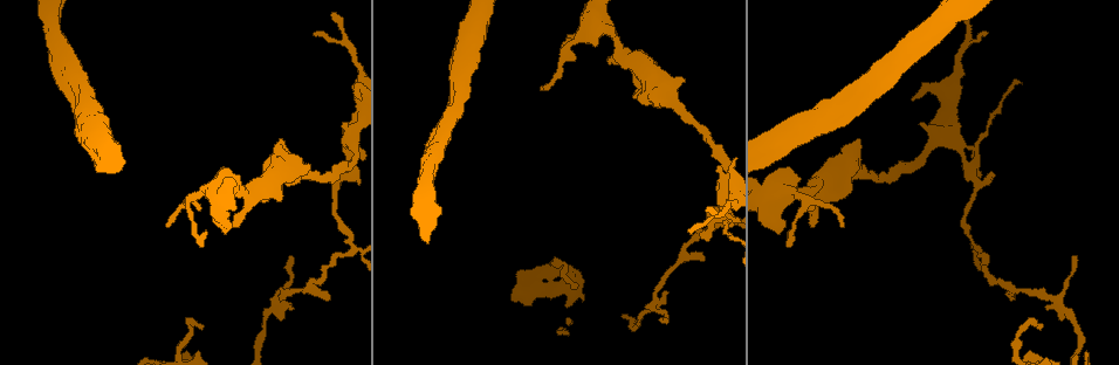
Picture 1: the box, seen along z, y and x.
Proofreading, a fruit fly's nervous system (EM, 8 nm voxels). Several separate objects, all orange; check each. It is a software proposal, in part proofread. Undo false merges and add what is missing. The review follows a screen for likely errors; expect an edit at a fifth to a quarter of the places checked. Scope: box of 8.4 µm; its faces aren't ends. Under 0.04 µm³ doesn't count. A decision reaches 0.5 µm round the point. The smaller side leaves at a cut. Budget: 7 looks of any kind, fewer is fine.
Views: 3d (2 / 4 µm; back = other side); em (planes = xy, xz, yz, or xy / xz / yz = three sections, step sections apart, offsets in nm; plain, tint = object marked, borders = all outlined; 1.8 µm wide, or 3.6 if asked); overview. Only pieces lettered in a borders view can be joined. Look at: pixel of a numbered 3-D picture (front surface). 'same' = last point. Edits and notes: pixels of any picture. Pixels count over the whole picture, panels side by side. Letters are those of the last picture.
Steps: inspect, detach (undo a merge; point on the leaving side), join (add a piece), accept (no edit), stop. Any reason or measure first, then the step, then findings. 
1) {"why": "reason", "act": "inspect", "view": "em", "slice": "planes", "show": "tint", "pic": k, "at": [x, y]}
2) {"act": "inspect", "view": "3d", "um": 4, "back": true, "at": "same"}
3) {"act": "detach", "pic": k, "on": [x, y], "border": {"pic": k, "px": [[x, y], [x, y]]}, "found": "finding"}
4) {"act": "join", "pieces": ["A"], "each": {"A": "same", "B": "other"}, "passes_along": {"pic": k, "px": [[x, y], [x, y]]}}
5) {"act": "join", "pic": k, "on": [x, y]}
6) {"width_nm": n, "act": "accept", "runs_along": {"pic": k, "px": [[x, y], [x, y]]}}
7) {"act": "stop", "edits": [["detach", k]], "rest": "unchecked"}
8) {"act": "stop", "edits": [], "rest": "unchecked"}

{"why": "branch stops here", "act": "inspect", "view": "em", "slice": "yz", "step": 4, "show": "tint", "pic": 1, "at": [858, 138]}

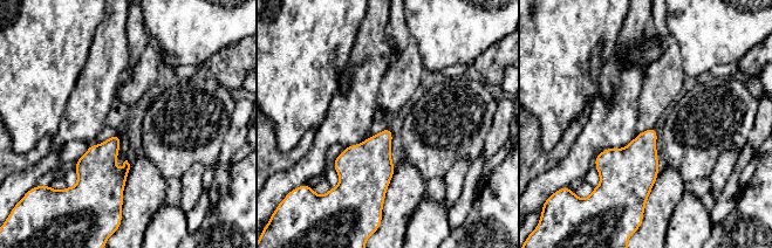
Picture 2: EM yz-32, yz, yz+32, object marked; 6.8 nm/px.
{"act": "inspect", "view": "em", "slice": "yz", "step": 4, "show": "borders", "at": "same"}

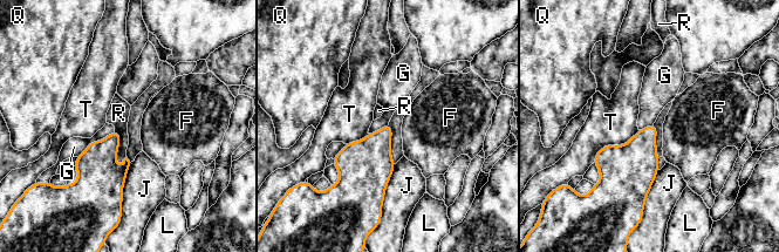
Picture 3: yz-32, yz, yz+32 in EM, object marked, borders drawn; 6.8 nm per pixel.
{"longest_contact_nm": ["T", 380], "act": "accept", "each": {"F": "other", "G": "other", "J": "other", "L": "other", "Q": "other", "R": "other", "T": "other"}, "border": {"pic": 3, "px": [[114, 130], [91, 141], [76, 156]]}, "found": "no lettered piece goes on from it"}

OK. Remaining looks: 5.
{"why": "abrupt turn", "act": "inspect", "view": "em", "slice": "planes", "show": "borders", "pic": 1, "at": [353, 244]}

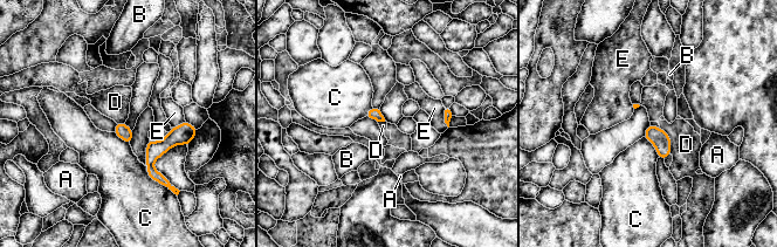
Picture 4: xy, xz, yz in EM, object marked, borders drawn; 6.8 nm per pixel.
{"longest_contact_nm": ["C", 240], "act": "accept", "each": {"A": "other", "B": "other", "C": "other", "D": "other", "E": "other"}, "border": {"pic": 4, "px": [[660, 127], [669, 137], [671, 153]]}, "found": "one neuron here"}

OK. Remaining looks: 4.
{"act": "inspect", "view": "3d", "um": 4, "pic": 1, "at": [975, 143]}

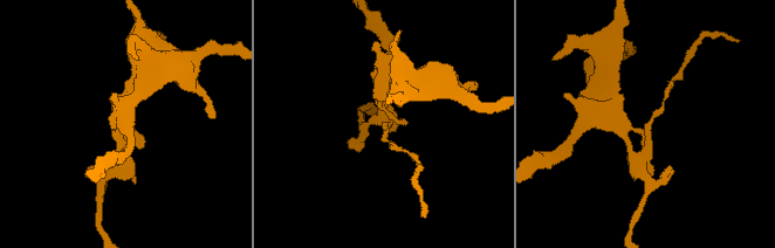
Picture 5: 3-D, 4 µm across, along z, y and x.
{"arms": 3, "act": "inspect", "view": "em", "slice": "xy", "step": 16, "show": "tint", "pic": 5, "at": [645, 128]}

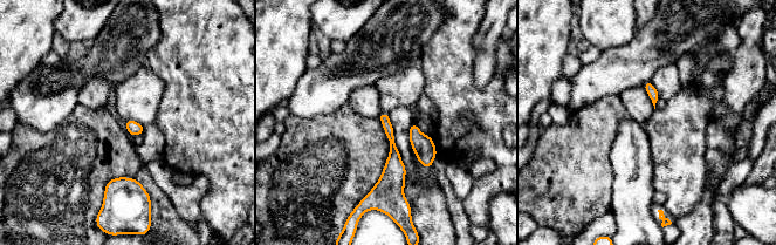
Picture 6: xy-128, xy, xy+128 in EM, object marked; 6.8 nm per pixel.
{"act": "inspect", "view": "em", "slice": "xz", "step": 8, "show": "borders", "at": "same"}

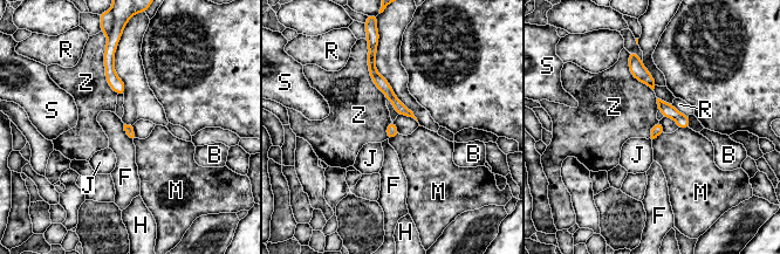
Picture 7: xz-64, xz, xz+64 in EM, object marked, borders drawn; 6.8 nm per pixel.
{"act": "accept", "each": {"B": "other", "F": "other", "H": "other", "J": "other", "M": "other", "R": "other", "S": "other", "Z": "other"}, "border": {"pic": 7, "px": [[368, 48], [369, 76], [388, 98]]}, "found": "one neuron here"}

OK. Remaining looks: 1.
{"act": "stop", "edits": [], "rest": "unchecked"}

